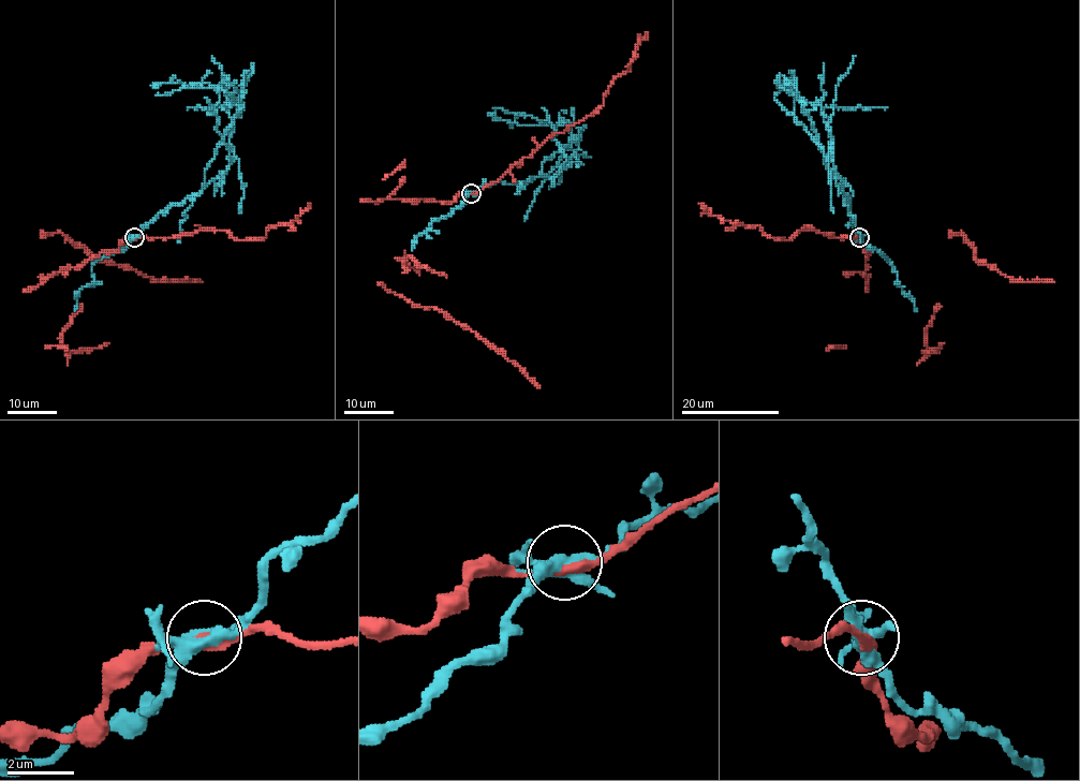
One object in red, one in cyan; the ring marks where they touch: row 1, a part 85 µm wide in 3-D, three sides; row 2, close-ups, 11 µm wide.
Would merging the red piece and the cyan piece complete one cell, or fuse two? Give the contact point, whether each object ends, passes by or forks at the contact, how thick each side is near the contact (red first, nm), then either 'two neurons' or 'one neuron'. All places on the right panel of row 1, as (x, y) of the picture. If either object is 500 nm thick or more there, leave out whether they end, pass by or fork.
place (859, 237); red passes by; cyan forks; calibres 320 and 340 nm; two neurons

